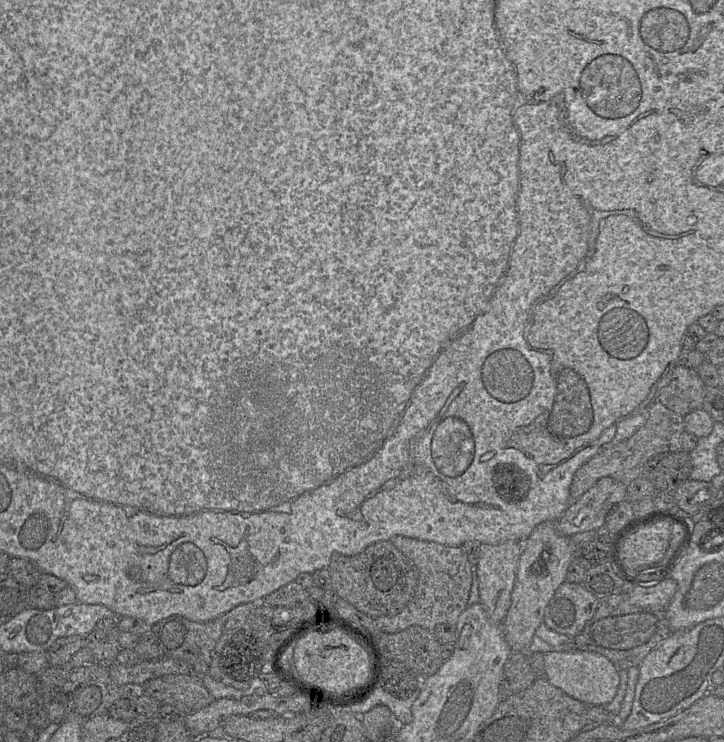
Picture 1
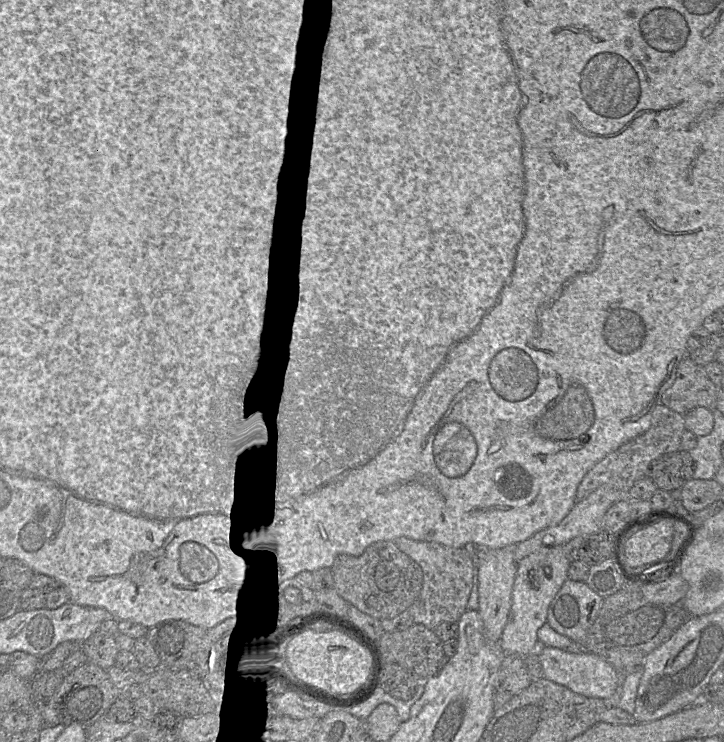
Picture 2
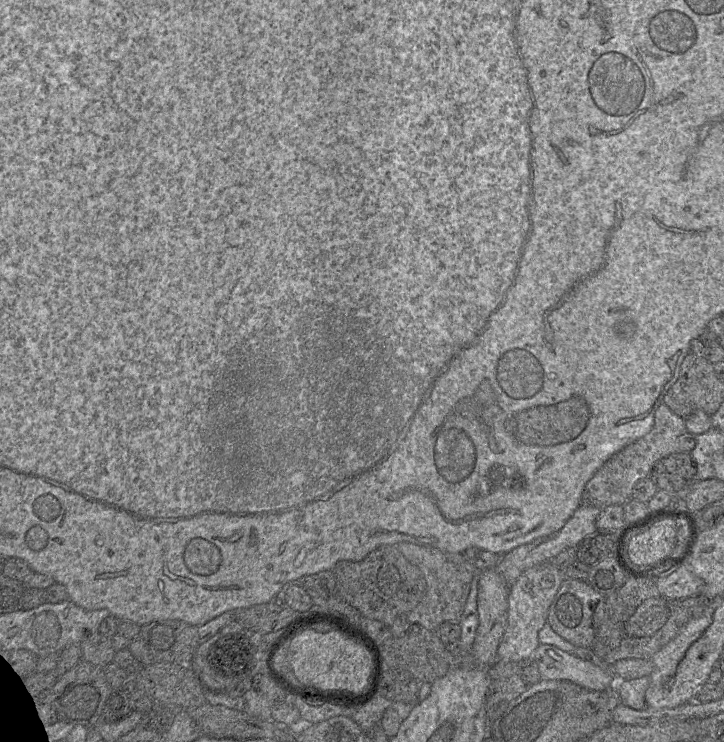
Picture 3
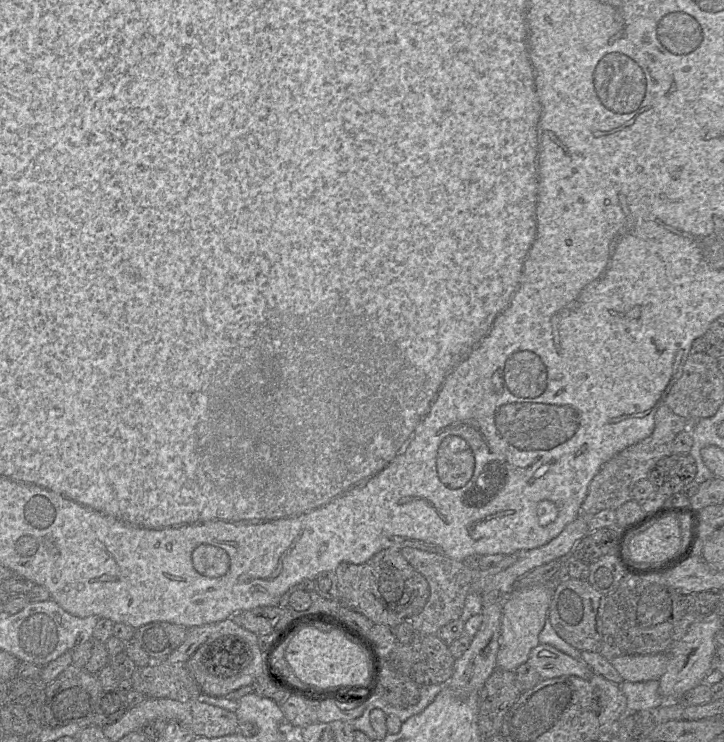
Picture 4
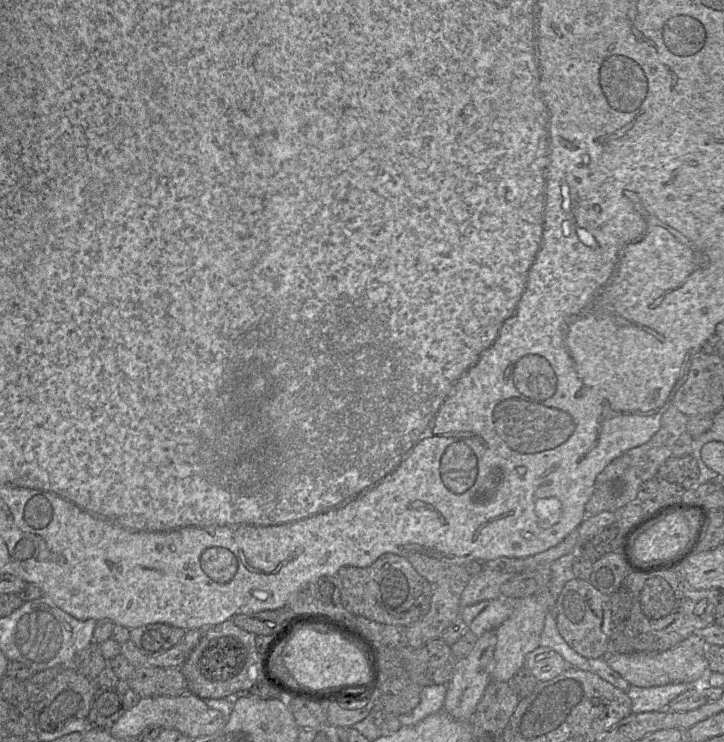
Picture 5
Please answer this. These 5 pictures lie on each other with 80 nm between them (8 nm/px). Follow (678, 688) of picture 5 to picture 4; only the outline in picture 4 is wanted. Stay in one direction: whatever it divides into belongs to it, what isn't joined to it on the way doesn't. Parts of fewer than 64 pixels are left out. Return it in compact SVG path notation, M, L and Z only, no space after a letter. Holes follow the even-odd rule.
M659 680L623 681L620 689L627 698L627 711L636 713L660 707L666 700L659 693Z

